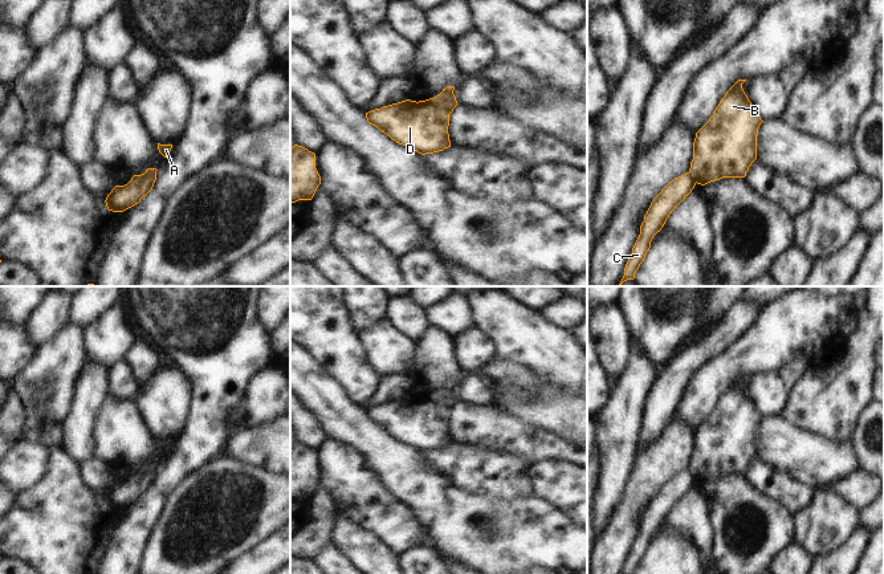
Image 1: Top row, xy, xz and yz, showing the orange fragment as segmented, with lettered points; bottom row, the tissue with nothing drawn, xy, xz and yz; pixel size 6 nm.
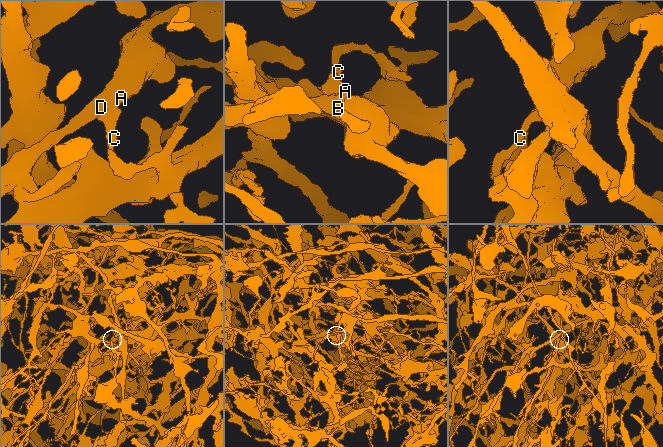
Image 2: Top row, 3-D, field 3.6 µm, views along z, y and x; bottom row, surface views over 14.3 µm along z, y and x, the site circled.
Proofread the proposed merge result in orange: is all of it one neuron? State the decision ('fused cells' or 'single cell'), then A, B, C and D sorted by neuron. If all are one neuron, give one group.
fused cells | A B D / C

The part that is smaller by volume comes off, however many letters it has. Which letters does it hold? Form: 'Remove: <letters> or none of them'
Remove: A, B, D

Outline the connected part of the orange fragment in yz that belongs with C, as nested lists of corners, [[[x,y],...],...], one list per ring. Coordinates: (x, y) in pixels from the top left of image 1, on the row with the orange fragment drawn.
[[[687,172],[669,182],[661,192],[653,199],[644,221],[640,225],[640,235],[632,248],[632,253],[626,264],[624,276],[618,286],[627,280],[634,280],[640,264],[644,261],[651,248],[653,236],[661,231],[672,211],[692,192],[696,182]]]

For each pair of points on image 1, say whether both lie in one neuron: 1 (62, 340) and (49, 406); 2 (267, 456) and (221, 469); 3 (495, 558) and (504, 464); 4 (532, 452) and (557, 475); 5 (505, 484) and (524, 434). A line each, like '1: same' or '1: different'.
1: same
2: different
3: different
4: different
5: different

